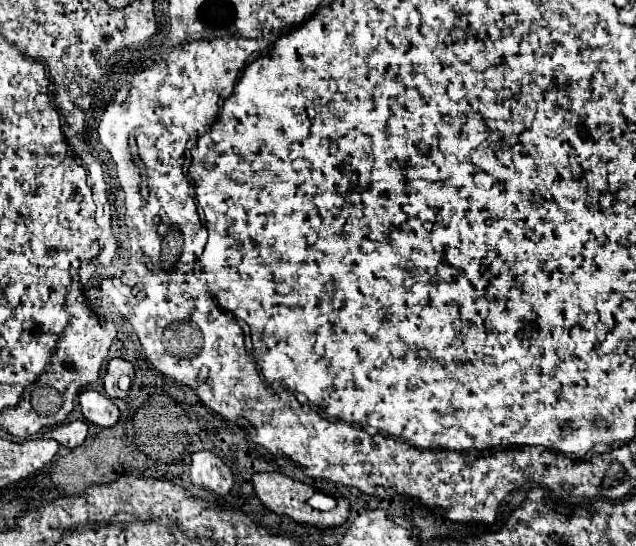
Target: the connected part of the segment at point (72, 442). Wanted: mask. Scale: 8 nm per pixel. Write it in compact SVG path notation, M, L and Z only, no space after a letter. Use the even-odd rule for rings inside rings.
M72 421L72 423L56 425L56 427L48 429L44 435L48 439L56 439L60 445L72 449L72 447L78 447L84 443L86 433L88 433L88 425L84 421Z

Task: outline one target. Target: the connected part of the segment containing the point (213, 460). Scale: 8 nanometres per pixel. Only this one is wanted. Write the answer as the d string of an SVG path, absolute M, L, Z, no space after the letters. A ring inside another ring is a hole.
M198 451L192 455L190 479L196 487L204 487L216 495L224 495L234 485L230 467L212 451Z

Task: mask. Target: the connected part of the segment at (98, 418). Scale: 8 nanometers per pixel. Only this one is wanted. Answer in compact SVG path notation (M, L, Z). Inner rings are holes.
M84 391L80 393L80 407L86 421L98 427L112 427L118 421L118 407L112 403L110 397L98 391Z

